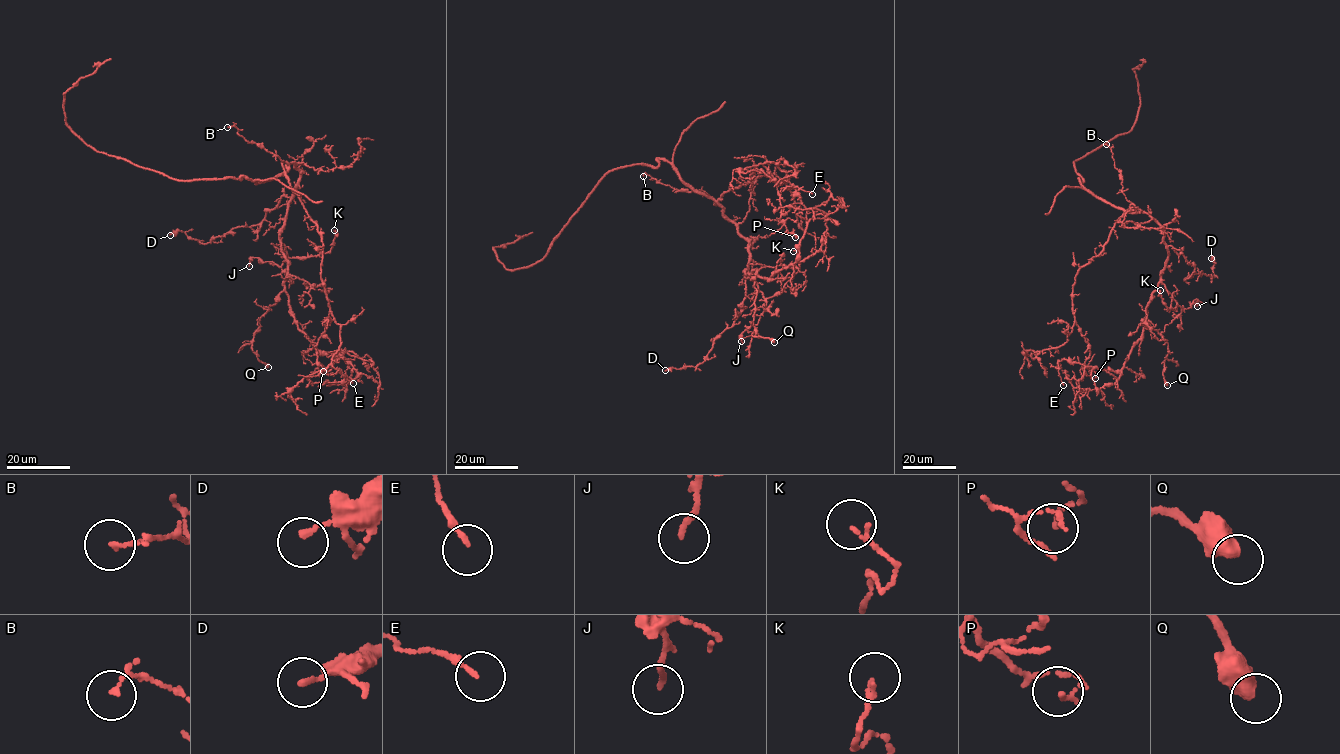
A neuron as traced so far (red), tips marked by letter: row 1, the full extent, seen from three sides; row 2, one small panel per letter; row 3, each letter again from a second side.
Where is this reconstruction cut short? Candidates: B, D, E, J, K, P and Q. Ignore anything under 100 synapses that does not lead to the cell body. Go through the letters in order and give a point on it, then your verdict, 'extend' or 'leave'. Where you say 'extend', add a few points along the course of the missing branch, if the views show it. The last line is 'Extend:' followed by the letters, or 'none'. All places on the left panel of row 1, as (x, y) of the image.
B: (227, 127) | leave
D: (170, 235) | leave
E: (353, 383) | leave
J: (249, 266) | leave
K: (334, 230) | leave
P: (323, 371) | leave
Q: (268, 367) | leave
Extend: none

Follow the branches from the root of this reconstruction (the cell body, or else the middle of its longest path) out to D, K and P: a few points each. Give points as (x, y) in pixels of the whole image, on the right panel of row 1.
D: (1138, 212), (1155, 220), (1164, 243), (1182, 253), (1195, 273), (1212, 278), (1211, 258)
K: (1138, 212), (1148, 214), (1163, 232), (1168, 254), (1162, 283), (1177, 309), (1168, 310), (1160, 290)
P: (1138, 212), (1124, 212), (1102, 251), (1075, 277), (1073, 315), (1090, 346), (1085, 365), (1095, 372), (1095, 378)

